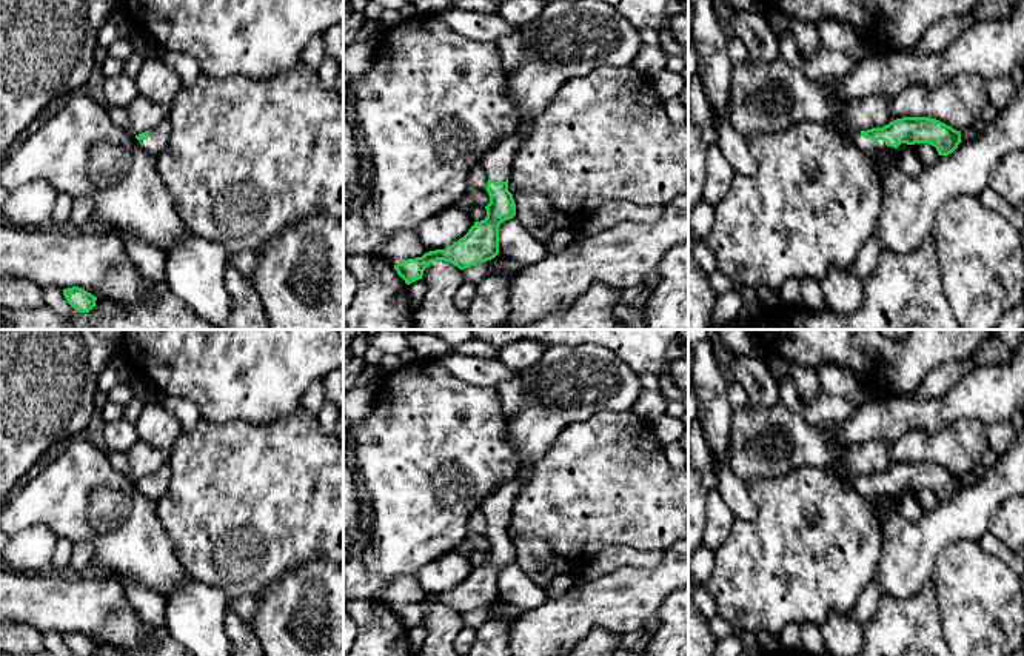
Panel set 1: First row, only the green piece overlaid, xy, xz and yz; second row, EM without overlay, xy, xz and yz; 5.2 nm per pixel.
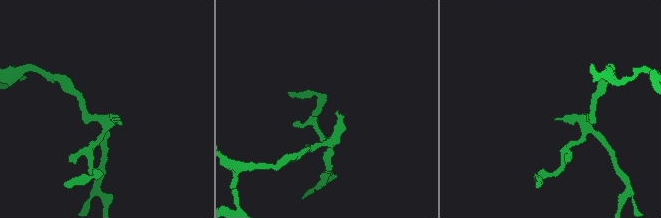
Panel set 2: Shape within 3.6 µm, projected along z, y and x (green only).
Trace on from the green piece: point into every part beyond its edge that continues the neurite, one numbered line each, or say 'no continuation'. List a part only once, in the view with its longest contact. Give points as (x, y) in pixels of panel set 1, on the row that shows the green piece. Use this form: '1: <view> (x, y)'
1: yz (770, 96)

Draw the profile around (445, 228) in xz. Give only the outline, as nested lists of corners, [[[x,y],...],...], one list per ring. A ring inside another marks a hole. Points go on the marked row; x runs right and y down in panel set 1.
[[[453,206],[422,222],[416,233],[425,249],[445,249],[462,239],[473,225],[468,211]]]

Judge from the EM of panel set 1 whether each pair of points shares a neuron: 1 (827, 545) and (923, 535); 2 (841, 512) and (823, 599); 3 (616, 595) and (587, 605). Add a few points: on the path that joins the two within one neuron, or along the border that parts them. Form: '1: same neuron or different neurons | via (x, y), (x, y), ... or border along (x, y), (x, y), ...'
1: different neurons | border along (883, 527), (883, 553), (875, 575)
2: same neuron | via (823, 533), (823, 578)
3: same neuron | via (609, 602), (595, 602)

